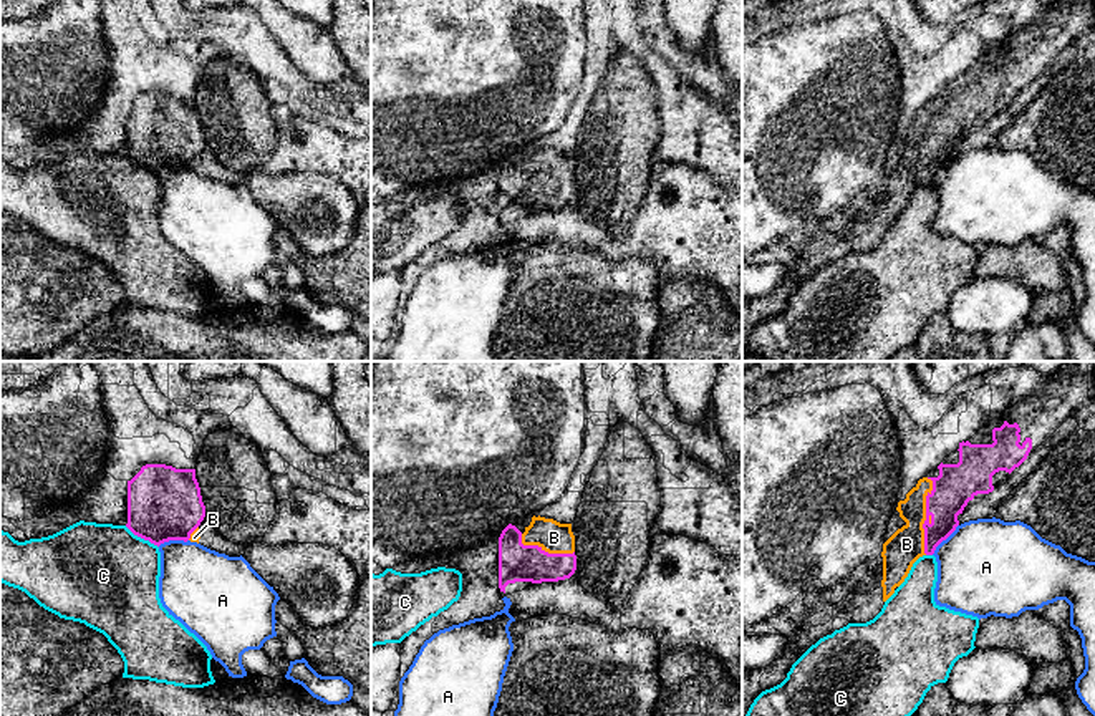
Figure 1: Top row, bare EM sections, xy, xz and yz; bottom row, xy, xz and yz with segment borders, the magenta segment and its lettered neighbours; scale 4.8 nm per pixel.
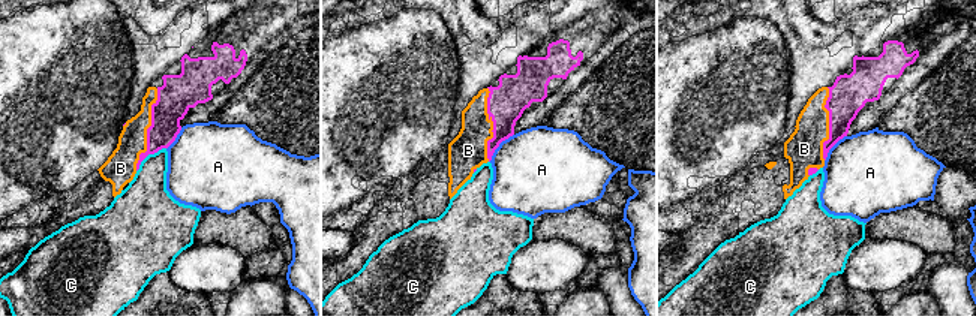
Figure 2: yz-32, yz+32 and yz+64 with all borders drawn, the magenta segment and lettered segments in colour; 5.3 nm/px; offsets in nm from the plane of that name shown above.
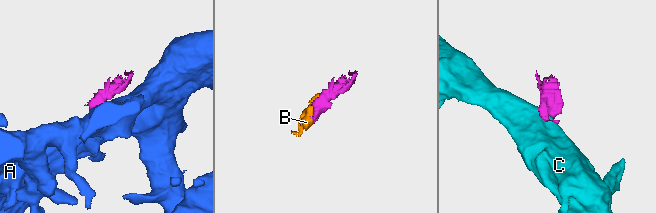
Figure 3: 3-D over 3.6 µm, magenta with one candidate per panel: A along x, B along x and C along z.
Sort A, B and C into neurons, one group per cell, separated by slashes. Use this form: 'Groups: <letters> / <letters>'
Groups: A / B / C

